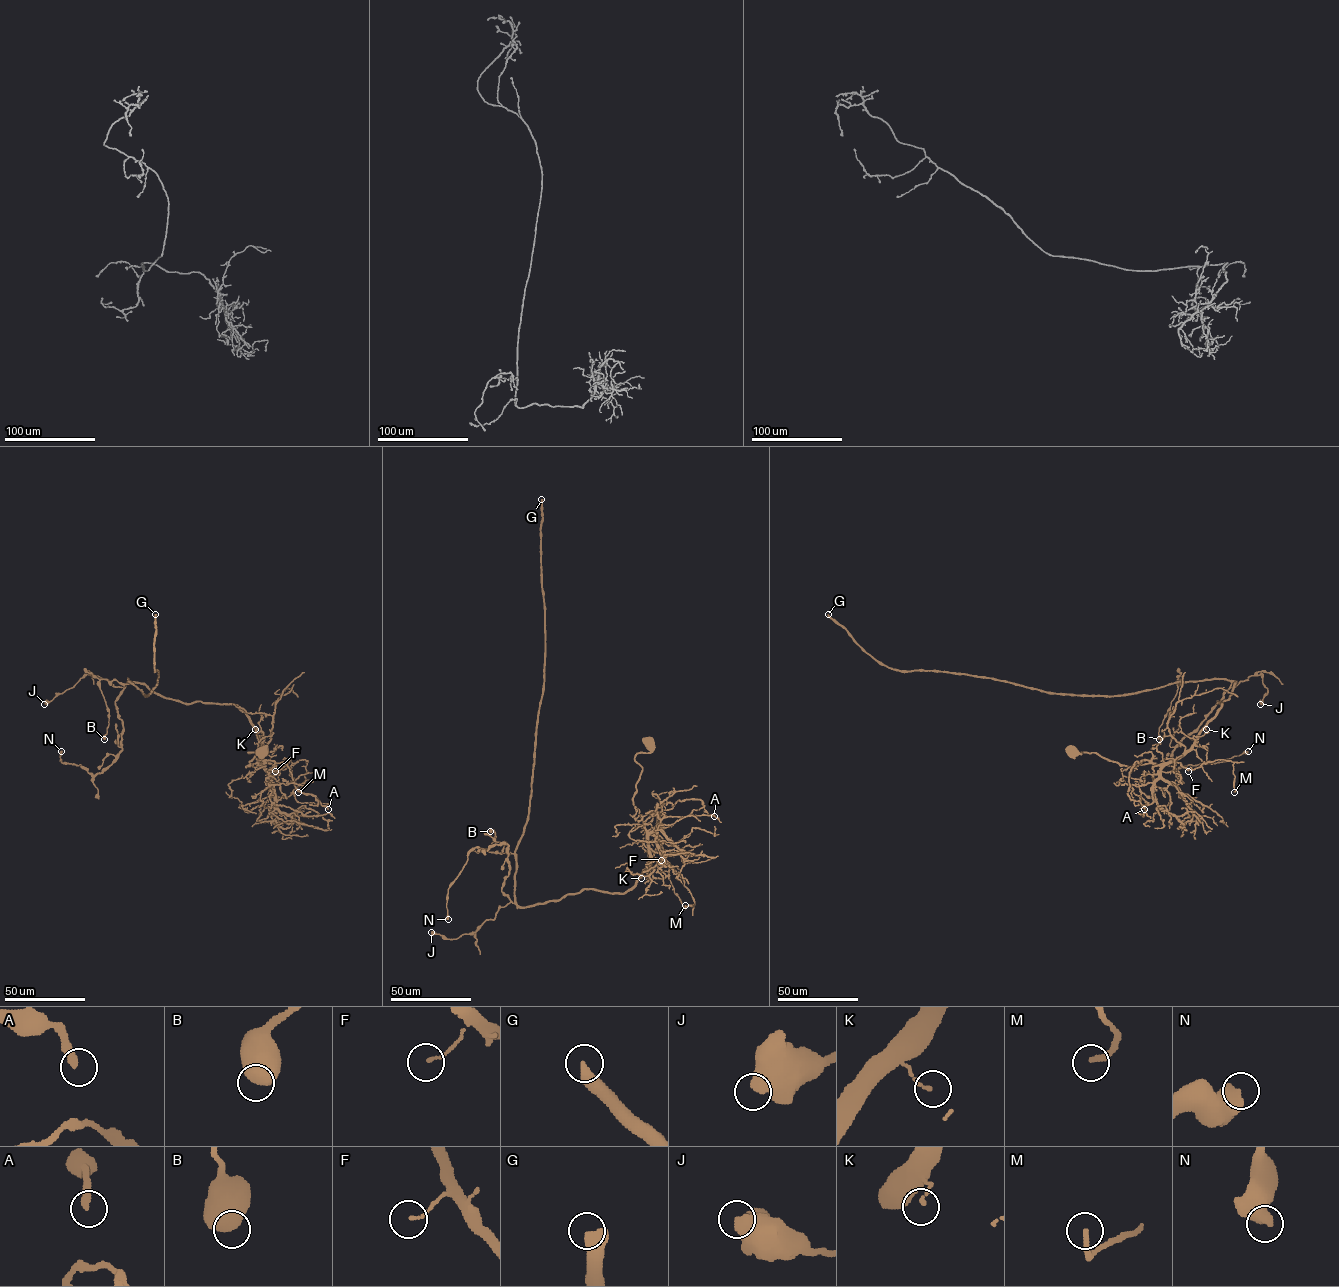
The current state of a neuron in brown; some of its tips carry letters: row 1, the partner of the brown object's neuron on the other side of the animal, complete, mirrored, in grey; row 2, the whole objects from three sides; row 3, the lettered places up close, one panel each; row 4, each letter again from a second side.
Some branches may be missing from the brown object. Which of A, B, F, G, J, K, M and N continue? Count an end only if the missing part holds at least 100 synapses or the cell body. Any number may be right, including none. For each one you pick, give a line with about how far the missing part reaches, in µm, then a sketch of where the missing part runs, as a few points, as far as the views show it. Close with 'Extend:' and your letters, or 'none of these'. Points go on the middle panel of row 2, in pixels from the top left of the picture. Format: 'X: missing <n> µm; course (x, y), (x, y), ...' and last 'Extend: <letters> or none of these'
G: missing 350 µm
Extend: G

